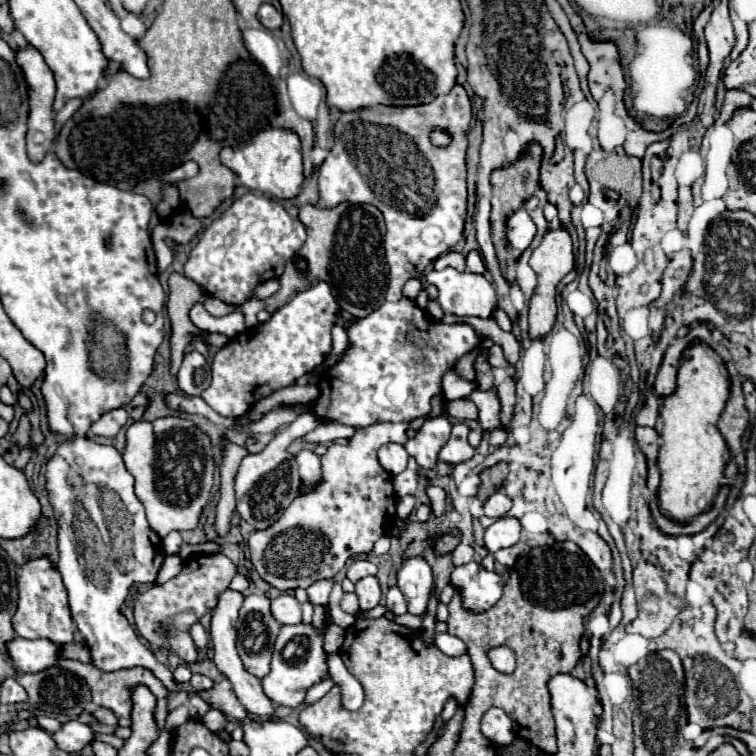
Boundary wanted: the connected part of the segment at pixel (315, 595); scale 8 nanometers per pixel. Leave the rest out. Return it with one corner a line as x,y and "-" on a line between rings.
320,580
320,582
314,582
306,592
308,592
308,602
312,606
326,606
328,604
328,596
330,596
330,590
332,590
332,584
334,580

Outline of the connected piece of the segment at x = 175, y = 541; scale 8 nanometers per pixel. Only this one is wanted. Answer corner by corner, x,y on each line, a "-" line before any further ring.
170,532
164,540
164,552
166,554
178,554
180,552
180,546
182,546
182,538
180,538
180,532

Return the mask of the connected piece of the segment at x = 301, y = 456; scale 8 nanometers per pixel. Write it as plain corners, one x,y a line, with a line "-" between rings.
302,450
296,455
296,462
300,474
300,480
304,484
318,484
322,478
322,466
320,456
312,450

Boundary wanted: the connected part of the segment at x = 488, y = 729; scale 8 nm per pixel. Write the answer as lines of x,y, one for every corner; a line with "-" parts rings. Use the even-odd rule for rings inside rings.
491,707
481,719
481,731
483,735
492,740
494,744
510,744
514,740
514,730
510,734
512,720
508,714
498,707

